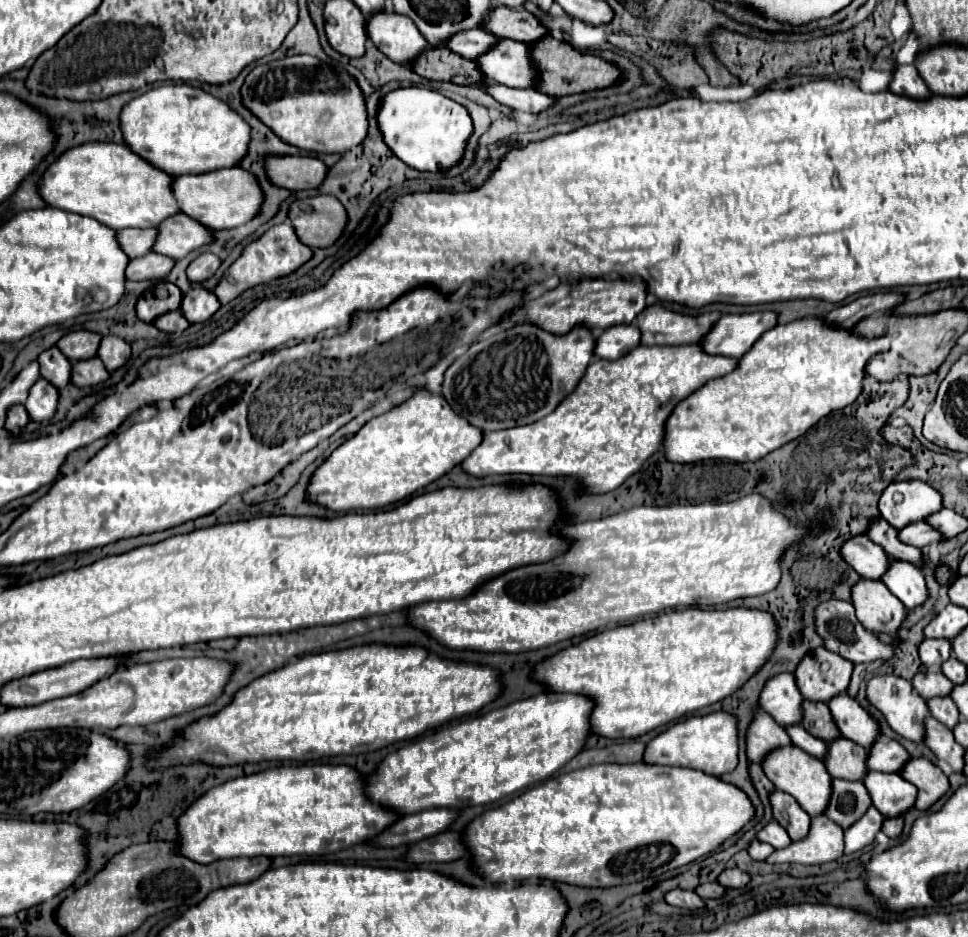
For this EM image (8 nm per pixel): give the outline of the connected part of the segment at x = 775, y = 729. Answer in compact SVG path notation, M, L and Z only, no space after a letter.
M762 708L756 710L752 722L754 724L750 724L748 736L746 736L746 754L748 754L750 762L762 764L764 758L768 756L768 752L772 752L776 748L792 746L792 740L790 740L790 736L786 736L784 728L778 726L774 722L774 718L770 714L766 714Z

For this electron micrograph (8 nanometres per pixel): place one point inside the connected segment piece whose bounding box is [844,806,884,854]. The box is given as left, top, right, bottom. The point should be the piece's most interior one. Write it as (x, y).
(863, 833)

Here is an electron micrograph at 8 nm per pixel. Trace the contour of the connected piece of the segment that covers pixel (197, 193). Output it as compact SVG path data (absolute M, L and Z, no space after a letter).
M242 166L222 168L218 172L204 172L202 176L178 176L178 180L174 180L174 190L180 198L182 212L214 230L244 226L254 216L258 216L258 212L262 212L264 202L264 192L258 178Z

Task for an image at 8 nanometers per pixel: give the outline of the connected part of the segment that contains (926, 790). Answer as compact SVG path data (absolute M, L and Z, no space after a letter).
M912 758L902 768L902 776L918 788L918 800L916 800L918 810L928 810L950 788L948 776L928 758Z

